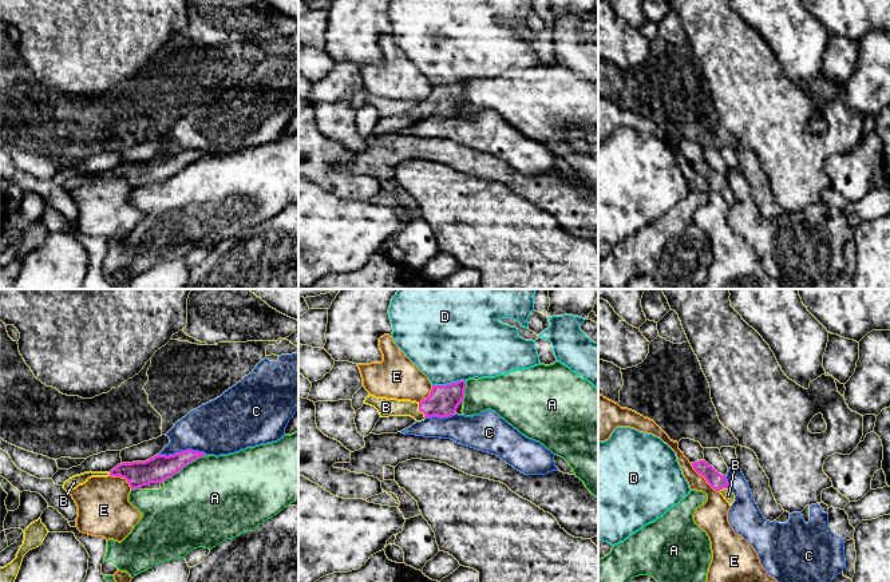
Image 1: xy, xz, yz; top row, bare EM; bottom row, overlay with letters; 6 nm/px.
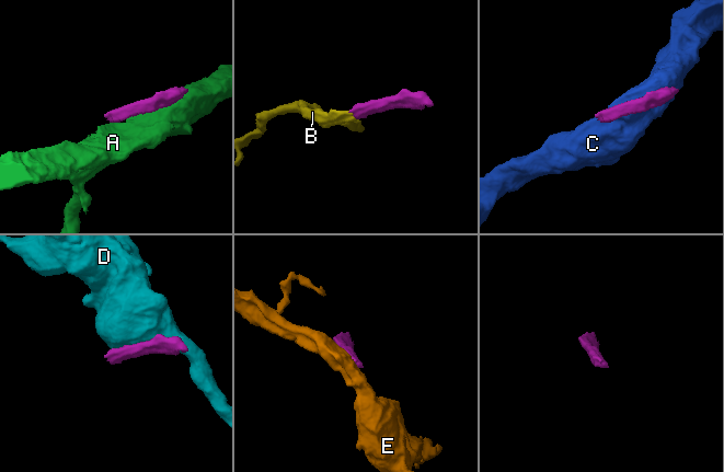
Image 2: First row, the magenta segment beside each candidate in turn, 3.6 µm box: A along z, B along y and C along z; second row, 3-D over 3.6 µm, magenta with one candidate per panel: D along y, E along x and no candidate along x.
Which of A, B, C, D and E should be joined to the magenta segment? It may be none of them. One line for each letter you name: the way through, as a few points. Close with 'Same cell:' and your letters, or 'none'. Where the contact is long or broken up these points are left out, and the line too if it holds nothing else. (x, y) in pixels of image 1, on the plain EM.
B: across xz (443, 101), (420, 111), (386, 107)
Same cell: B

